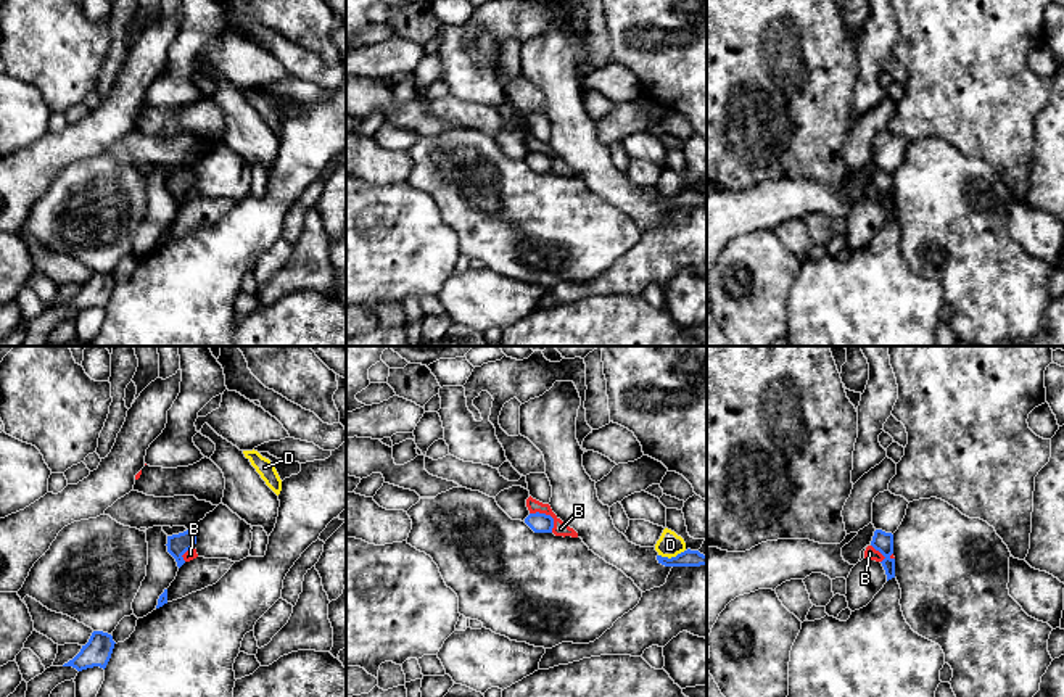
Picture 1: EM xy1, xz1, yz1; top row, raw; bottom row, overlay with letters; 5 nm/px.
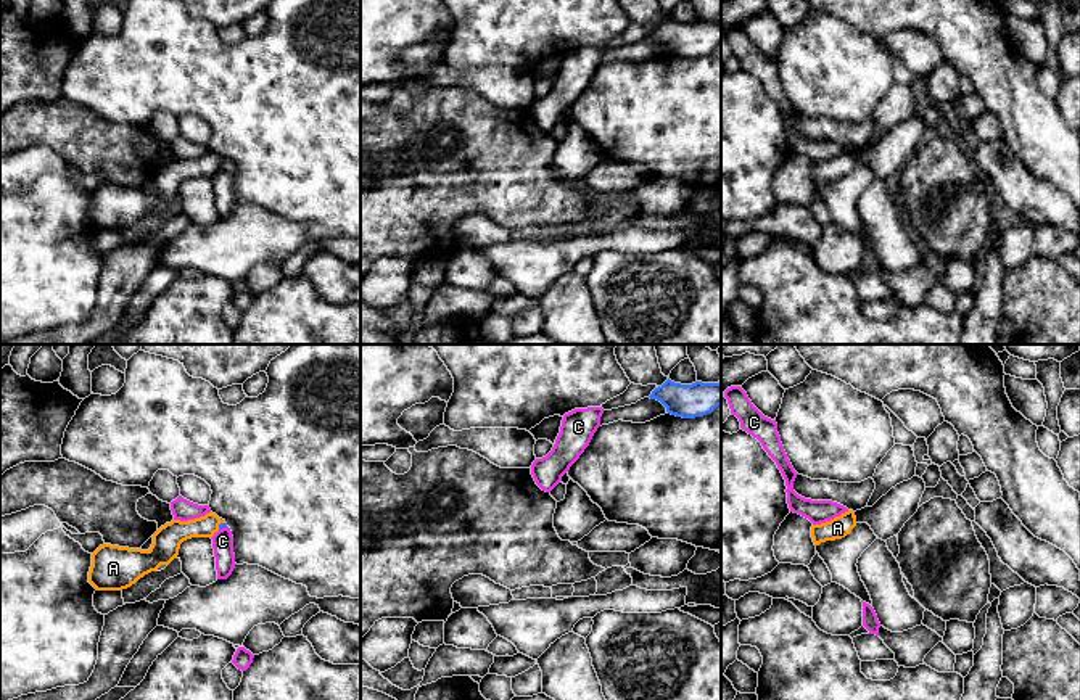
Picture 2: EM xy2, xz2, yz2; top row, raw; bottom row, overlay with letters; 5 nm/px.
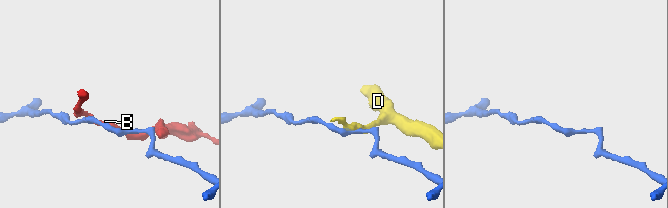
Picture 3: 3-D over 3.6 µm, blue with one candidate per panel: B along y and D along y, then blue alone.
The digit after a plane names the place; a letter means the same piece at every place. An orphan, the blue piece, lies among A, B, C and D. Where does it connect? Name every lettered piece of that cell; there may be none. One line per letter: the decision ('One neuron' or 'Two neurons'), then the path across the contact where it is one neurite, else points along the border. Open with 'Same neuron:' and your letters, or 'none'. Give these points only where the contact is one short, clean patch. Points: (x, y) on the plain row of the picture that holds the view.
Same neuron: A
A: One neuron. Path across: xy2 (222, 164), (221, 163), (210, 163), (173, 174)
B: Two neurons. Boundary: xz1 (530, 152), (548, 153), (552, 158), (552, 171)
C: Two neurons. Boundary: xy2 (227, 166), (219, 169)
D: Two neurons. Boundary: xz1 (684, 189), (670, 197), (659, 195)

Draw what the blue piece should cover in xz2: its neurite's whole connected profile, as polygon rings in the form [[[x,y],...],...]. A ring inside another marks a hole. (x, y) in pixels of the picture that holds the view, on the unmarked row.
[[[668,18],[649,37],[660,40],[671,55],[695,58],[711,53],[721,45],[721,23],[681,24]]]

